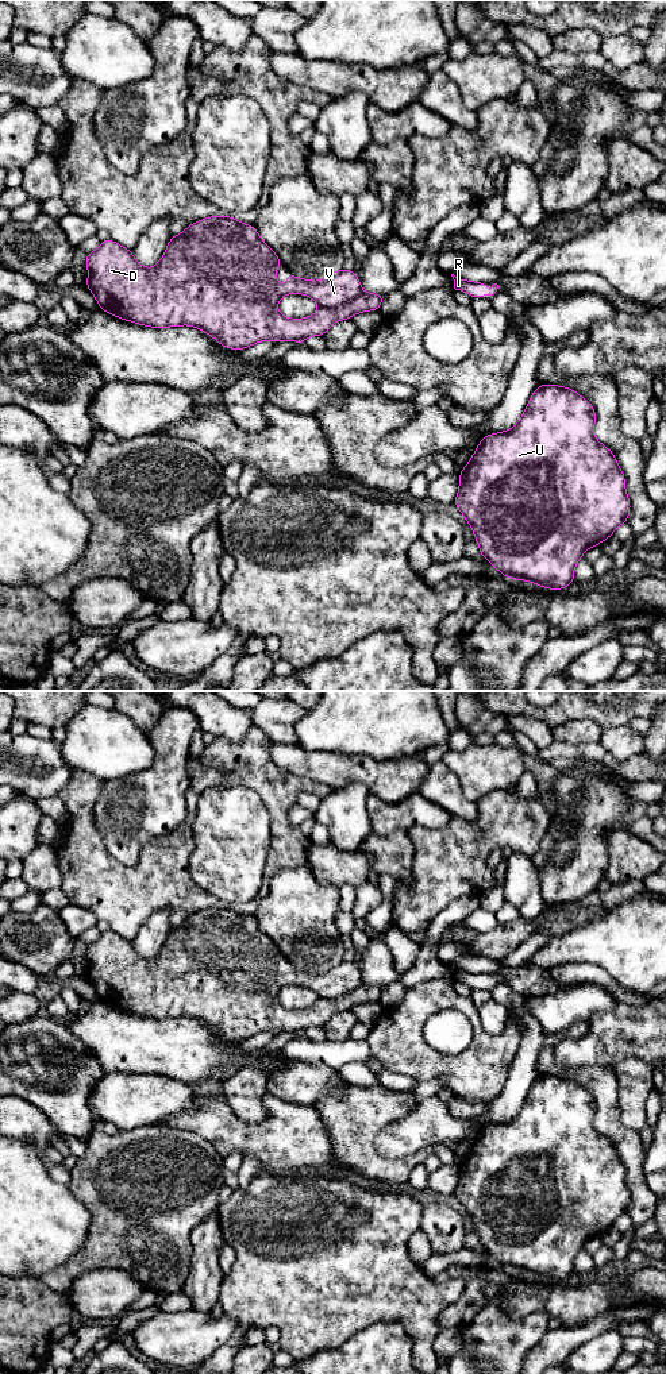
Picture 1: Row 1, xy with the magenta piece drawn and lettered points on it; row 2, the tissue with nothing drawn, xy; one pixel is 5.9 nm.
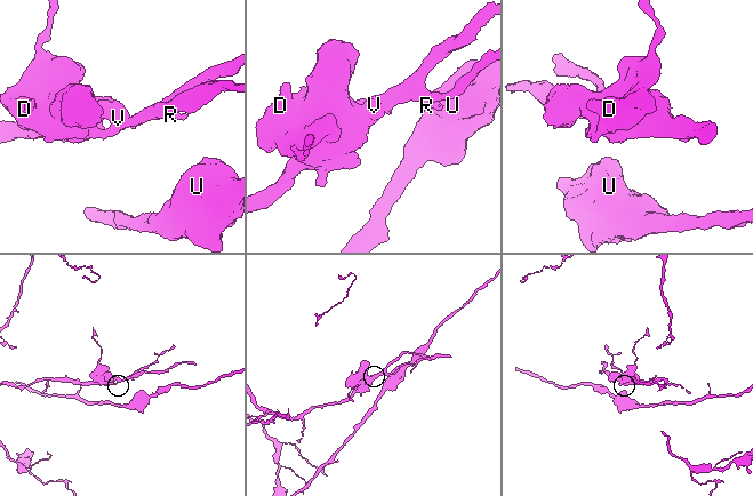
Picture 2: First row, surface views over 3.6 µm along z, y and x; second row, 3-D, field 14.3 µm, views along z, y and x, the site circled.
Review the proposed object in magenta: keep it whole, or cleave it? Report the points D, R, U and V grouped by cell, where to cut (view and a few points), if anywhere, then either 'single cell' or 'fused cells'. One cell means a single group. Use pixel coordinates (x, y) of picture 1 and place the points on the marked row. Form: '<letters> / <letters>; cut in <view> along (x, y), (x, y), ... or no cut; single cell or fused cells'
D R U V; no cut; single cell

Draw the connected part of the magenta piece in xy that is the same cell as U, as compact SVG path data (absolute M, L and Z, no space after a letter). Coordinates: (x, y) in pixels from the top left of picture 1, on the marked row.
M538 385L519 422L509 431L486 435L477 445L470 462L459 475L459 490L454 505L470 524L480 553L505 578L527 580L550 590L562 590L574 582L574 567L582 559L586 549L598 545L624 522L630 516L630 498L625 491L625 478L613 452L604 447L594 436L596 412L589 401L577 391L558 385Z

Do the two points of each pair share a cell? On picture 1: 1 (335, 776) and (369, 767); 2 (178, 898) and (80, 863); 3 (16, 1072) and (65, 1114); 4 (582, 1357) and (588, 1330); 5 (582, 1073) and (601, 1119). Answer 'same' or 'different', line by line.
1: same
2: same
3: same
4: different
5: same

